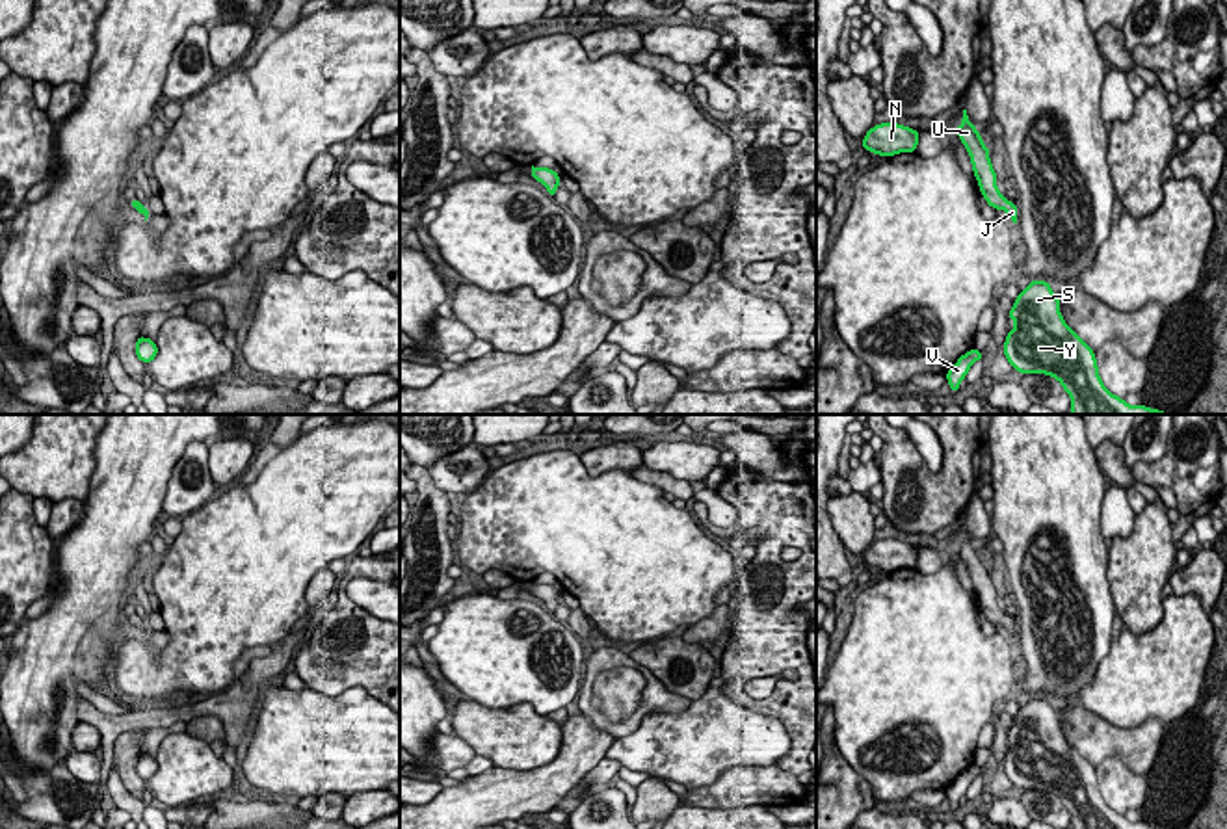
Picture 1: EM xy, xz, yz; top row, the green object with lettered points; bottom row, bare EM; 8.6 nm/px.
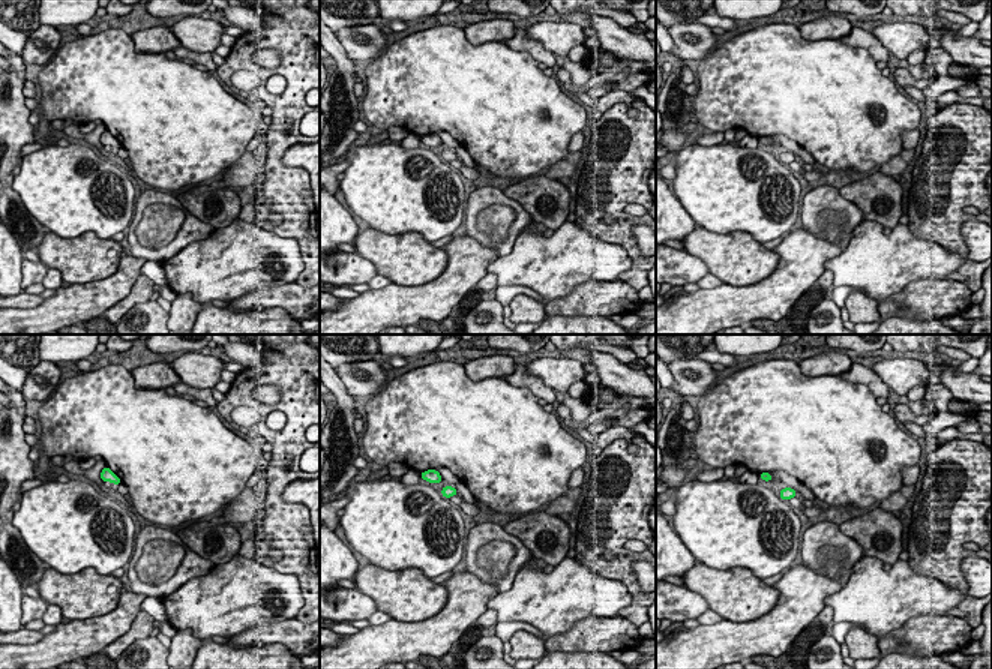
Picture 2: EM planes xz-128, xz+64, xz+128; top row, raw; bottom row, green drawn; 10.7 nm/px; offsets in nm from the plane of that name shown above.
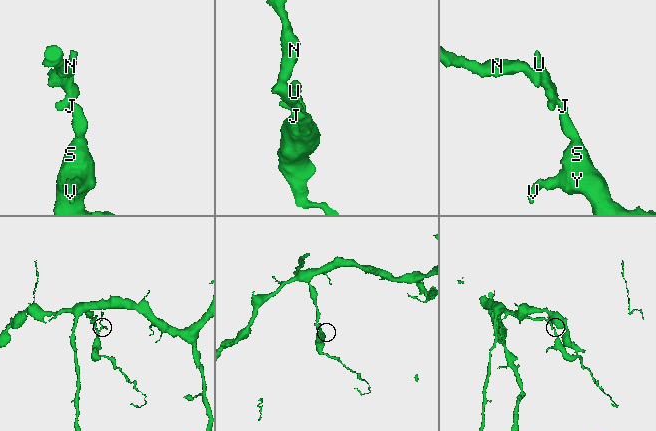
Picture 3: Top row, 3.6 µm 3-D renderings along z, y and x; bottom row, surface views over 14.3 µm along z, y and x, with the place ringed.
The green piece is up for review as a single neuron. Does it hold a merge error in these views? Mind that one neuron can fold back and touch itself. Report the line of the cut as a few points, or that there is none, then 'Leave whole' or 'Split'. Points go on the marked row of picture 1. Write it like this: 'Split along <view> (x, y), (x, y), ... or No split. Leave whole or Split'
No split. Leave whole

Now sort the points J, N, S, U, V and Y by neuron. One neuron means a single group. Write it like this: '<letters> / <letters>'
J N S U V Y

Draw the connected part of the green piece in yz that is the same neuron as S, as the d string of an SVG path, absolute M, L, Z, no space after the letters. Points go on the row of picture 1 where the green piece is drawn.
M1030 281L1008 320L1015 327L1004 340L1004 357L1015 372L1058 379L1071 398L1071 414L1171 414L1128 405L1104 387L1095 351L1065 323L1050 283Z

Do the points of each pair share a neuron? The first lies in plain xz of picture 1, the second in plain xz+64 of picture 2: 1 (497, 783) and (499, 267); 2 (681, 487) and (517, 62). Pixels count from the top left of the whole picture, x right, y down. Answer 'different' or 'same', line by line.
1: different
2: different

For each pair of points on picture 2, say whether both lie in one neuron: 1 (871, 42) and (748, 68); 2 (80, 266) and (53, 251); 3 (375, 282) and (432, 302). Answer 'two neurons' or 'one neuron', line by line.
1: two neurons
2: one neuron
3: two neurons

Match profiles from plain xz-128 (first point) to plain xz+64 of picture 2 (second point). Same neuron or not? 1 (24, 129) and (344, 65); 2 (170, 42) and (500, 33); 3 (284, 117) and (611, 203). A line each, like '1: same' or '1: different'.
1: same
2: same
3: same

